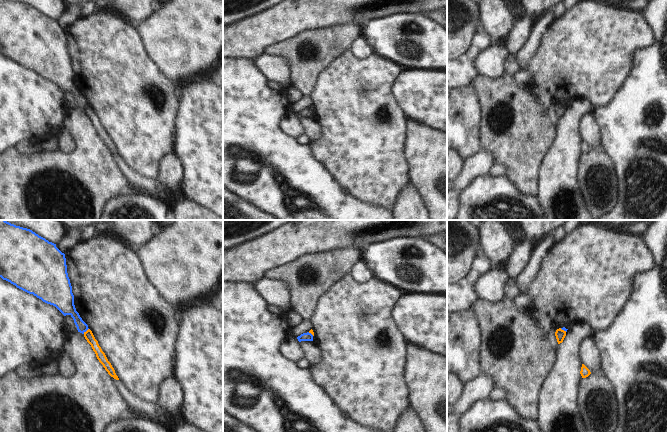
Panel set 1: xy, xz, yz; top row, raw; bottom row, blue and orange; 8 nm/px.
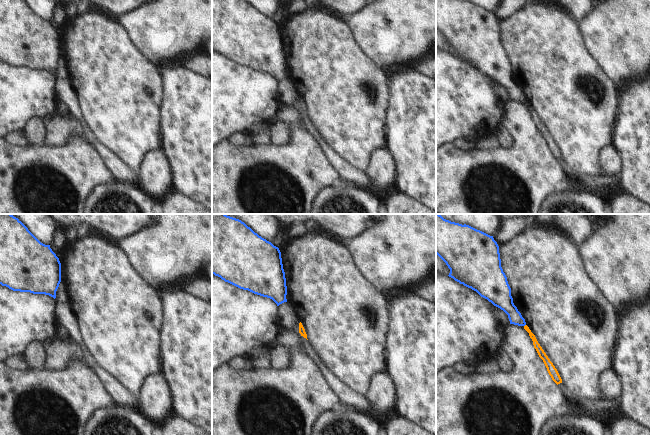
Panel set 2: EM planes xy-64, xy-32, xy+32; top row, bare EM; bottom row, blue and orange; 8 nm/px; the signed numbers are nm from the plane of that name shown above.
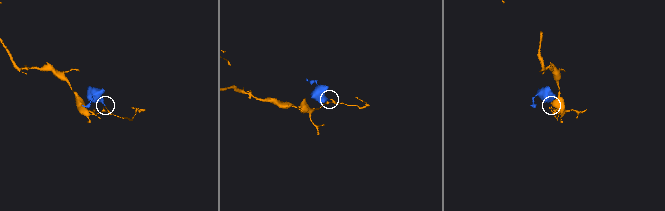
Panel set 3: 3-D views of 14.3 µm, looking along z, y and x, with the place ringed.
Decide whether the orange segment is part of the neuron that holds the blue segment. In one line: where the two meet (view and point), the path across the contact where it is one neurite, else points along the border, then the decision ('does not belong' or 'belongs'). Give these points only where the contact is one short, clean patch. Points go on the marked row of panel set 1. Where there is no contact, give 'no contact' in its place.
xy (85, 331) | along xy (88, 328), (83, 333) | does not belong

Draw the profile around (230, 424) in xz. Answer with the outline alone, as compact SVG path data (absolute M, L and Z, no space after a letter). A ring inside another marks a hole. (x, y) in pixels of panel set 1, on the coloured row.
M223 410L223 432L256 432Z

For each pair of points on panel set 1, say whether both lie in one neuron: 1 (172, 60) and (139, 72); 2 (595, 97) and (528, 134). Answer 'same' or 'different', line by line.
1: different
2: different

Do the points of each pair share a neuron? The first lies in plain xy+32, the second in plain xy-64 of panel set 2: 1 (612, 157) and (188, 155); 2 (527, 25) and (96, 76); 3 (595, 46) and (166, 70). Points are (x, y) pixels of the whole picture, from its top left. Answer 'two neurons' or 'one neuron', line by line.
1: two neurons
2: one neuron
3: two neurons

